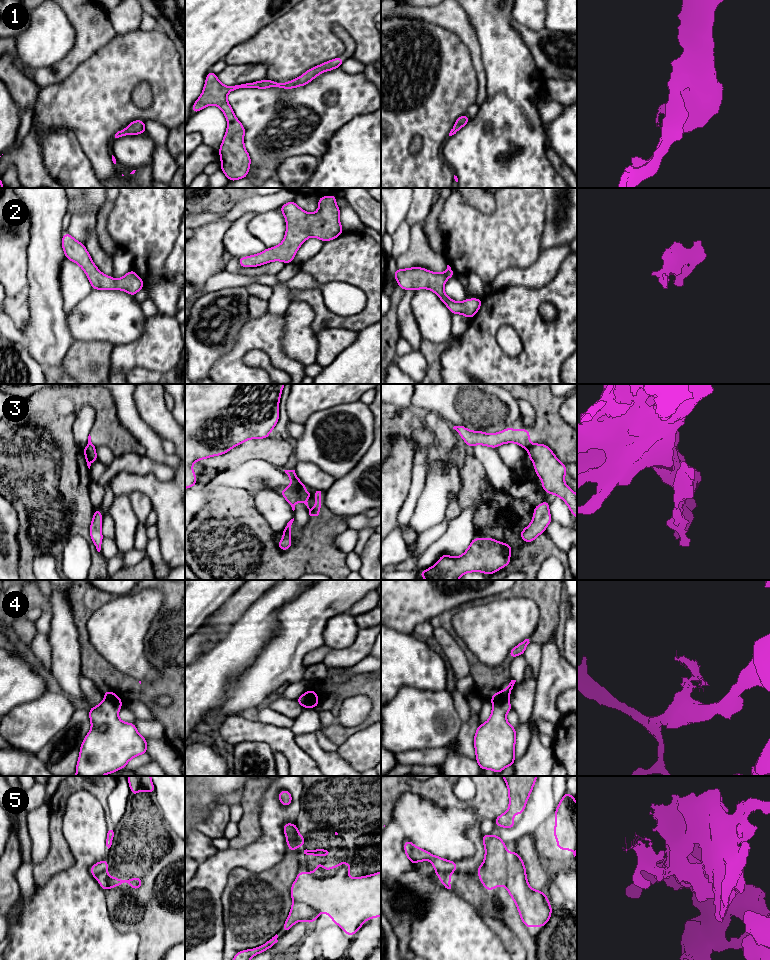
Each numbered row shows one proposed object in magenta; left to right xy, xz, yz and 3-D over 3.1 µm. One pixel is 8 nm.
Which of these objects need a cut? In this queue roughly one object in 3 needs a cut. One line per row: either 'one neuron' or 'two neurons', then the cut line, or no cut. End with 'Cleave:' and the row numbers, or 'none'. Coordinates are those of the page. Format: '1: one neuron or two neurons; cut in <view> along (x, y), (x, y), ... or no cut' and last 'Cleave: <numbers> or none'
1: one neuron; no cut
2: one neuron; no cut
3: two neurons; cut in xz along (283, 532), (289, 534)
4: two neurons; cut in xy along (105, 698), (122, 704)
5: two neurons; cut in xy along (105, 870), (95, 877)
Cleave: 3, 4, 5

